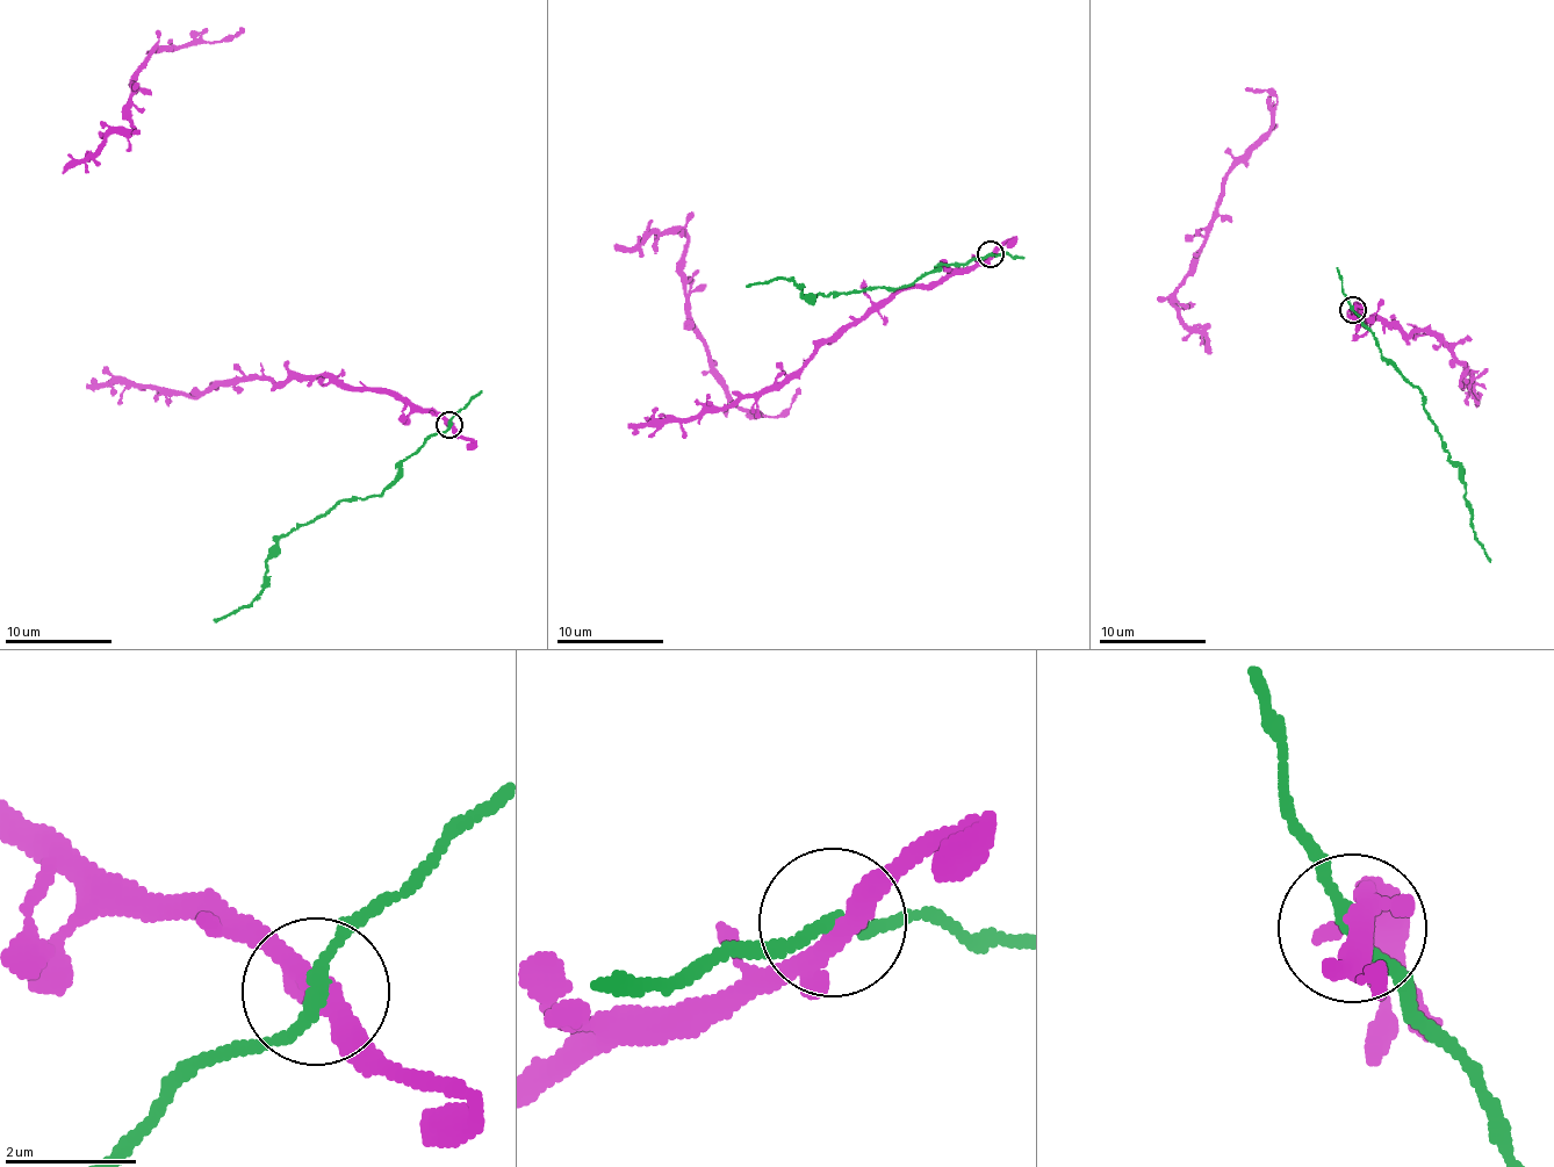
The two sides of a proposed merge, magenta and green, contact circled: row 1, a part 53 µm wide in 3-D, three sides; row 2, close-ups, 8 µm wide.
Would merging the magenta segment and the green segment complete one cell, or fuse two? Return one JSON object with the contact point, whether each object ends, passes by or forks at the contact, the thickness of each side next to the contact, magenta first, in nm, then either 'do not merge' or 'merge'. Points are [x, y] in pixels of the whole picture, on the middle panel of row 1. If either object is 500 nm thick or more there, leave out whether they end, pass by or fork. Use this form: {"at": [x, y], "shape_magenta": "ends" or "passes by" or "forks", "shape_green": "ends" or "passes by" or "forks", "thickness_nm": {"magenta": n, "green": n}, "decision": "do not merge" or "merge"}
{"at": [991, 254], "shape_magenta": "forks", "shape_green": "passes by", "thickness_nm": {"magenta": 280, "green": 190}, "decision": "do not merge"}

